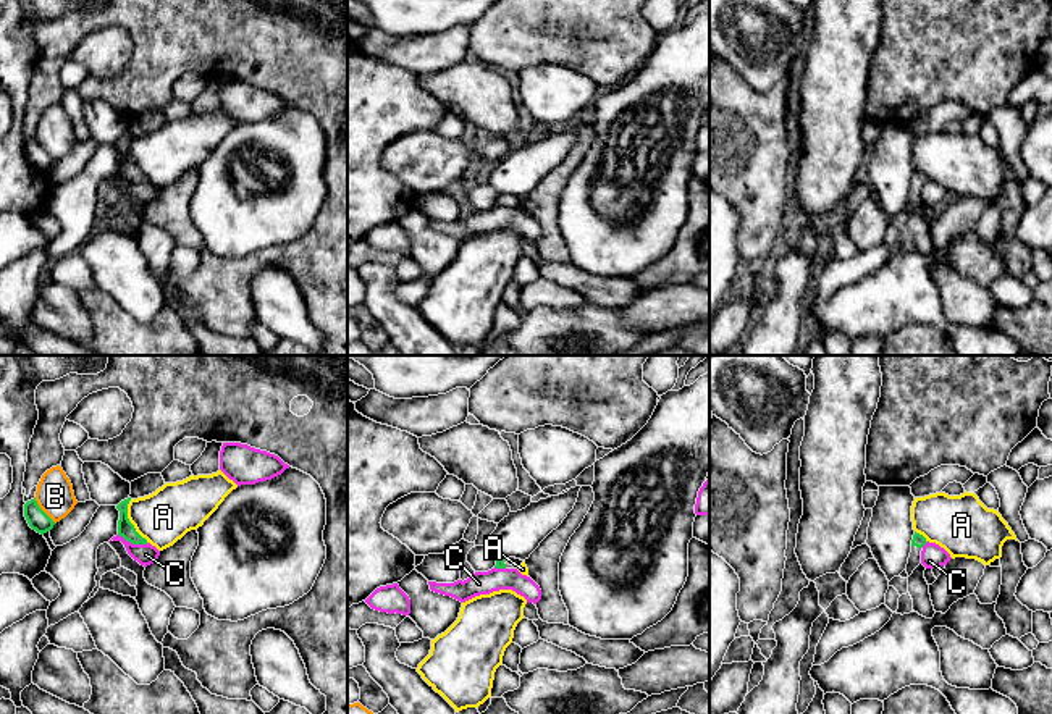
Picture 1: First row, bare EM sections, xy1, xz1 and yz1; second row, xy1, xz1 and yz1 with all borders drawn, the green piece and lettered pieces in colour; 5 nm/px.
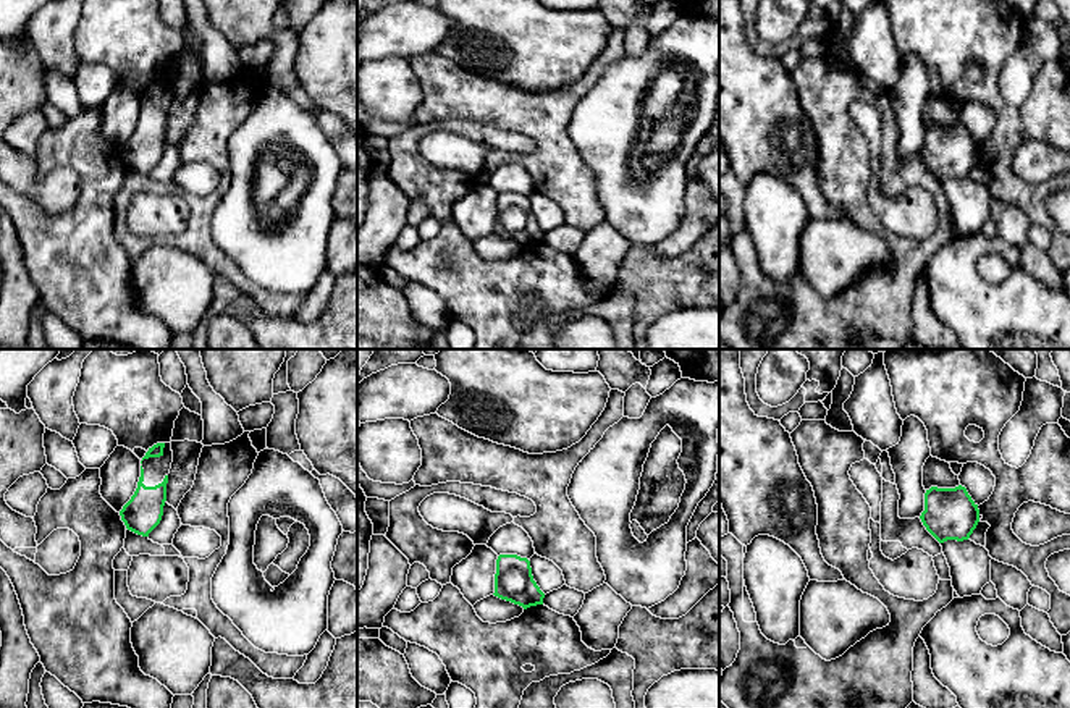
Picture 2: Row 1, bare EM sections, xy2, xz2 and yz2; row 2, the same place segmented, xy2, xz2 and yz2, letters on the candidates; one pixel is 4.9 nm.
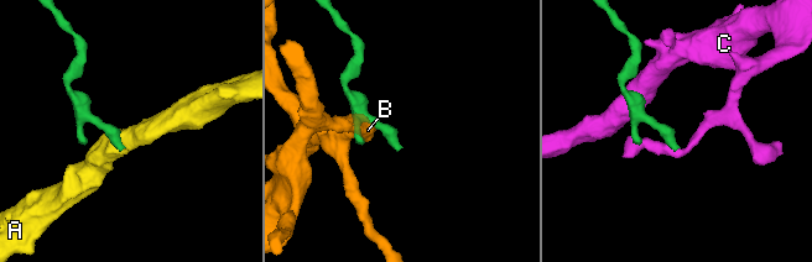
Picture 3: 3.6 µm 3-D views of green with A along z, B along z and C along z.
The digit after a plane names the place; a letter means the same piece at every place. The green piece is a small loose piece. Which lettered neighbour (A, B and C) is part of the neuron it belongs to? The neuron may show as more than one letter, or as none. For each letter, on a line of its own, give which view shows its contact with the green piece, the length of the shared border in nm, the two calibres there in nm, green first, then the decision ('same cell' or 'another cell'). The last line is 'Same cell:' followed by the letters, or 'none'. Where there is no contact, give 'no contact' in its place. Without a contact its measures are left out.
A: meets green in xy1; contact 240 nm long; 80 nm thick on the green side, 260 nm on the other; another cell
B: meets green in xy1; contact 170 nm long; 100 nm thick on the green side, 190 nm on the other; another cell
C: meets green in xy1; contact 160 nm long; 80 nm thick on the green side, 110 nm on the other; another cell
Same cell: none

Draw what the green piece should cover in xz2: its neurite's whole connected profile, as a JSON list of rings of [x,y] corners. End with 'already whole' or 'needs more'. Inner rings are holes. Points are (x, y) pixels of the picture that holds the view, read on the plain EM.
[[[517,192],[498,194],[493,233],[524,247],[543,242],[545,236],[545,231],[533,218],[530,199]]]; already whole

